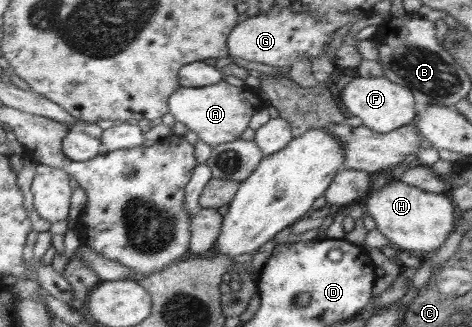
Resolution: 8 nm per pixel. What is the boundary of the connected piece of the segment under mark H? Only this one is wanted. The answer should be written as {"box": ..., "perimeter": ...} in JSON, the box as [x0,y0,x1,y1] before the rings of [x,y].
{"box":[364,177,455,254],"perimeter":[[[389,177],[389,181],[378,191],[369,192],[364,200],[368,214],[374,219],[376,228],[401,251],[435,254],[454,230],[455,204],[448,192],[431,193],[410,186],[406,182]]]}

